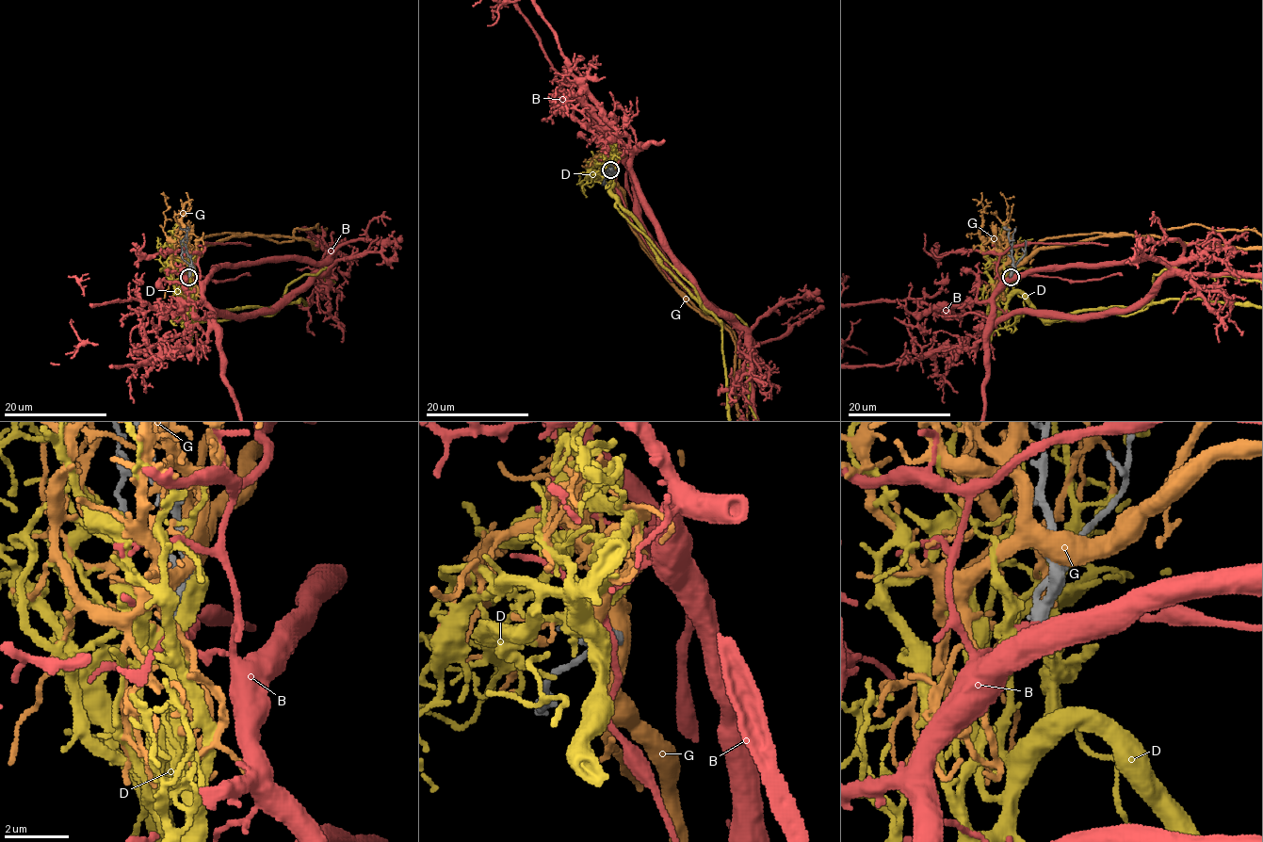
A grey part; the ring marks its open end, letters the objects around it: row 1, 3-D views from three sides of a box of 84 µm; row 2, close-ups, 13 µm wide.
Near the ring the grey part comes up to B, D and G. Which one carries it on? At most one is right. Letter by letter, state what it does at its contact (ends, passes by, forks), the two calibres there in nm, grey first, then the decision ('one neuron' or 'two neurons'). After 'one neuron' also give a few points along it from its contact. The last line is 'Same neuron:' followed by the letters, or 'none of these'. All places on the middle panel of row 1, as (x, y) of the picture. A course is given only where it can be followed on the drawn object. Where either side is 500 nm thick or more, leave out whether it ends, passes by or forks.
B: 500 nm thick on the grey side, 200 nm on the other; two neurons
D: it forks there; 480 nm thick on the grey side, 340 nm on the other; one neuron
G: it forks there; 480 nm thick on the grey side, 240 nm on the other; two neurons
Same neuron: D

